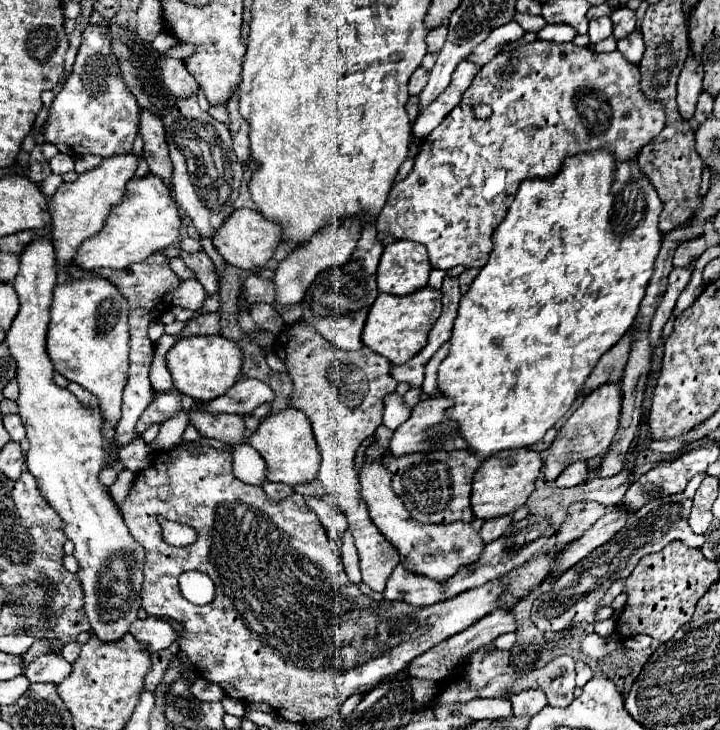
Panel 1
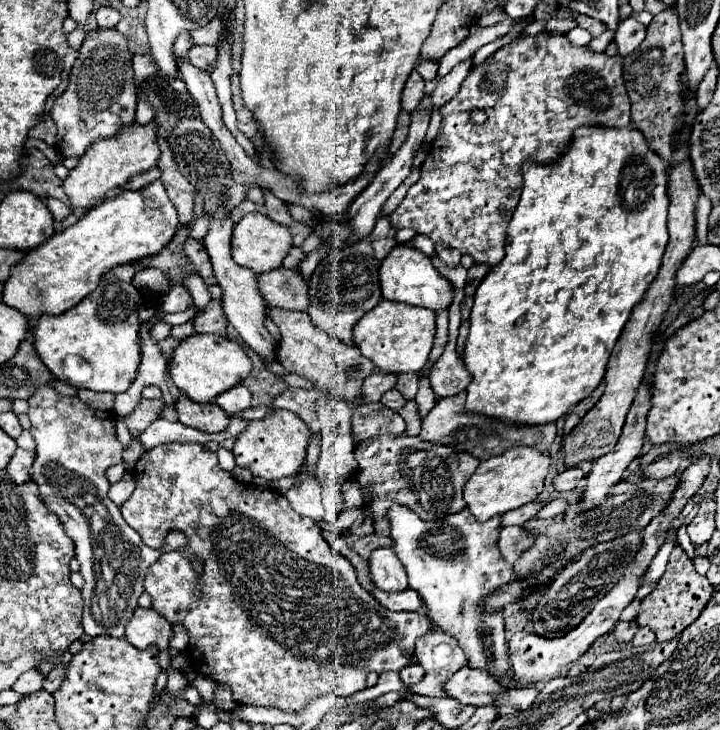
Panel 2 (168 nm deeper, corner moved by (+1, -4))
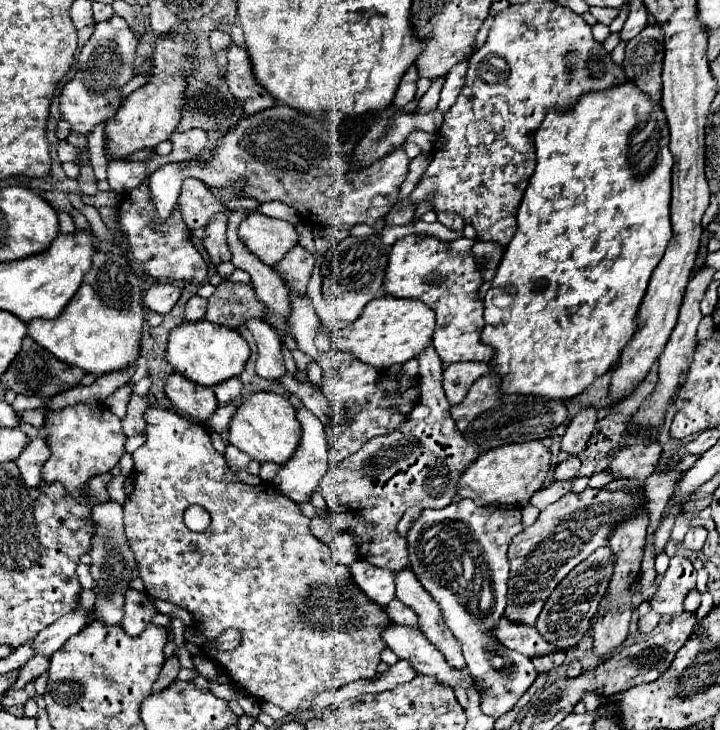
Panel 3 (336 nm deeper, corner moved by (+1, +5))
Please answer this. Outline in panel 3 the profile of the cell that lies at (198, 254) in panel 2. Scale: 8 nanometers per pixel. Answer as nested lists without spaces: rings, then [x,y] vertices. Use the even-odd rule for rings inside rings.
[[[226,208],[218,214],[214,214],[210,218],[210,222],[206,224],[204,232],[206,236],[202,238],[202,244],[206,248],[206,252],[210,254],[210,260],[218,266],[220,262],[228,262],[230,260],[230,250],[226,244],[226,224],[228,224],[228,216],[232,212]]]

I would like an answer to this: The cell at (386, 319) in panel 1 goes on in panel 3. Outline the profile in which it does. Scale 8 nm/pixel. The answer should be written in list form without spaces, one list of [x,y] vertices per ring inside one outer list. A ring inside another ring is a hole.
[[[390,294],[374,298],[366,304],[364,312],[350,326],[330,334],[332,344],[338,350],[352,352],[358,360],[386,370],[394,364],[416,358],[432,340],[434,334],[434,310],[412,298],[392,298]]]

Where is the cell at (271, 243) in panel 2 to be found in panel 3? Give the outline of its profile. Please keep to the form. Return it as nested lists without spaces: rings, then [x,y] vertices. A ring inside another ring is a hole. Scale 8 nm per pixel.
[[[252,212],[240,222],[238,236],[244,246],[268,266],[274,266],[298,244],[296,228],[290,222],[264,216],[260,212]]]

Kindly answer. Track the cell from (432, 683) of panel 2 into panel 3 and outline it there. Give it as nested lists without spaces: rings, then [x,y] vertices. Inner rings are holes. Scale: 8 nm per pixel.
[[[392,600],[386,608],[384,608],[390,616],[390,620],[394,624],[400,624],[400,626],[410,626],[410,628],[418,628],[420,630],[420,624],[418,624],[418,616],[414,614],[414,610],[406,608],[400,600]]]

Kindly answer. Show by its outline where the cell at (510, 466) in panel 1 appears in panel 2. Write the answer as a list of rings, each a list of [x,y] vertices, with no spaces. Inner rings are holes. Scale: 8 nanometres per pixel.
[[[512,447],[498,457],[486,459],[480,463],[470,481],[464,485],[466,507],[478,521],[488,521],[494,515],[504,515],[512,509],[518,509],[534,501],[542,493],[548,467],[550,457],[532,447]]]

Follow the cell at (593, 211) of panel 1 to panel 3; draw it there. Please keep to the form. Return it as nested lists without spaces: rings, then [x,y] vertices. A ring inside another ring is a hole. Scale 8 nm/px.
[[[628,82],[622,88],[610,88],[610,92],[590,92],[590,96],[582,98],[574,110],[570,112],[550,112],[540,128],[534,134],[536,146],[536,168],[524,192],[522,204],[516,214],[516,234],[504,250],[502,262],[492,278],[492,286],[484,298],[484,320],[482,342],[494,350],[490,366],[500,376],[502,394],[526,394],[526,396],[542,396],[550,400],[568,400],[578,396],[584,388],[588,388],[596,378],[606,374],[612,364],[618,360],[620,350],[626,346],[630,334],[634,334],[634,316],[642,296],[646,292],[646,284],[650,280],[652,270],[658,266],[664,256],[666,244],[672,236],[670,228],[670,172],[672,172],[672,154],[668,150],[668,124],[660,104],[652,106],[650,98]]]

